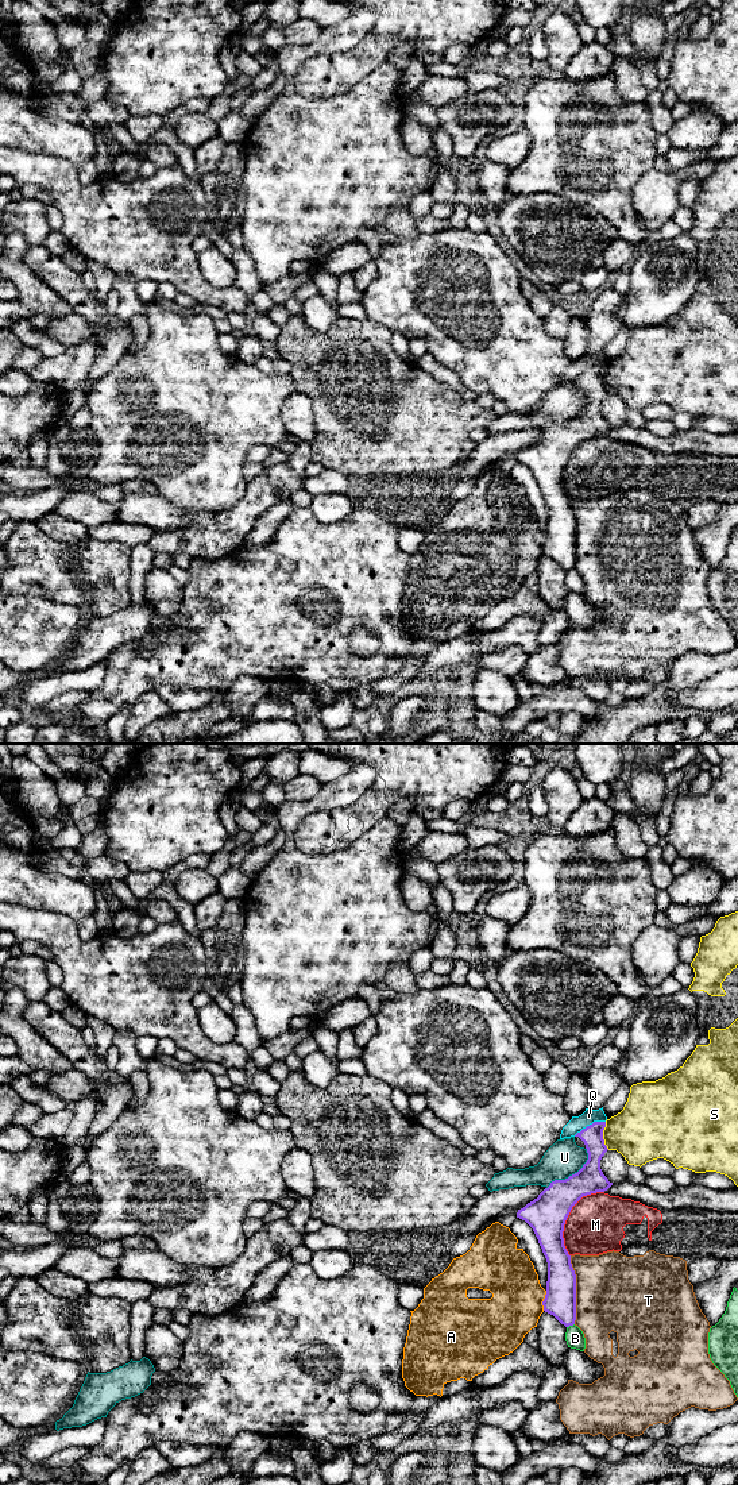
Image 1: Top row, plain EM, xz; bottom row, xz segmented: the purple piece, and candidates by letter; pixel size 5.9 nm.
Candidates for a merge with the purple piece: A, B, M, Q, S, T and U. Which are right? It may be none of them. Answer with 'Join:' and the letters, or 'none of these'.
Join: none of these

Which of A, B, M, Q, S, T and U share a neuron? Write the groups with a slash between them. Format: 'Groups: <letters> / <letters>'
Groups: A / B Q / M / S / T / U

